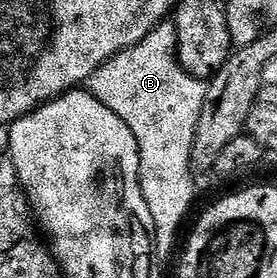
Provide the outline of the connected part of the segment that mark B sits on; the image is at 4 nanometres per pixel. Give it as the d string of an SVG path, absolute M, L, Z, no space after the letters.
M166 19L150 33L142 39L138 45L131 46L129 49L123 50L121 53L115 54L108 61L102 63L99 68L87 80L87 88L91 95L95 95L95 99L99 99L99 103L103 103L103 107L111 107L111 111L115 111L115 115L119 115L119 119L123 119L123 123L127 123L127 127L131 127L131 135L135 135L135 143L139 143L139 171L141 172L141 190L143 191L143 199L147 199L147 207L151 211L151 219L153 220L151 229L155 234L155 253L158 258L169 257L173 253L173 240L177 237L177 228L181 225L181 220L189 213L189 208L193 205L193 176L195 170L193 168L193 144L195 143L195 131L199 127L199 115L203 111L203 99L205 98L206 82L200 77L192 77L177 59L177 27L172 20Z

